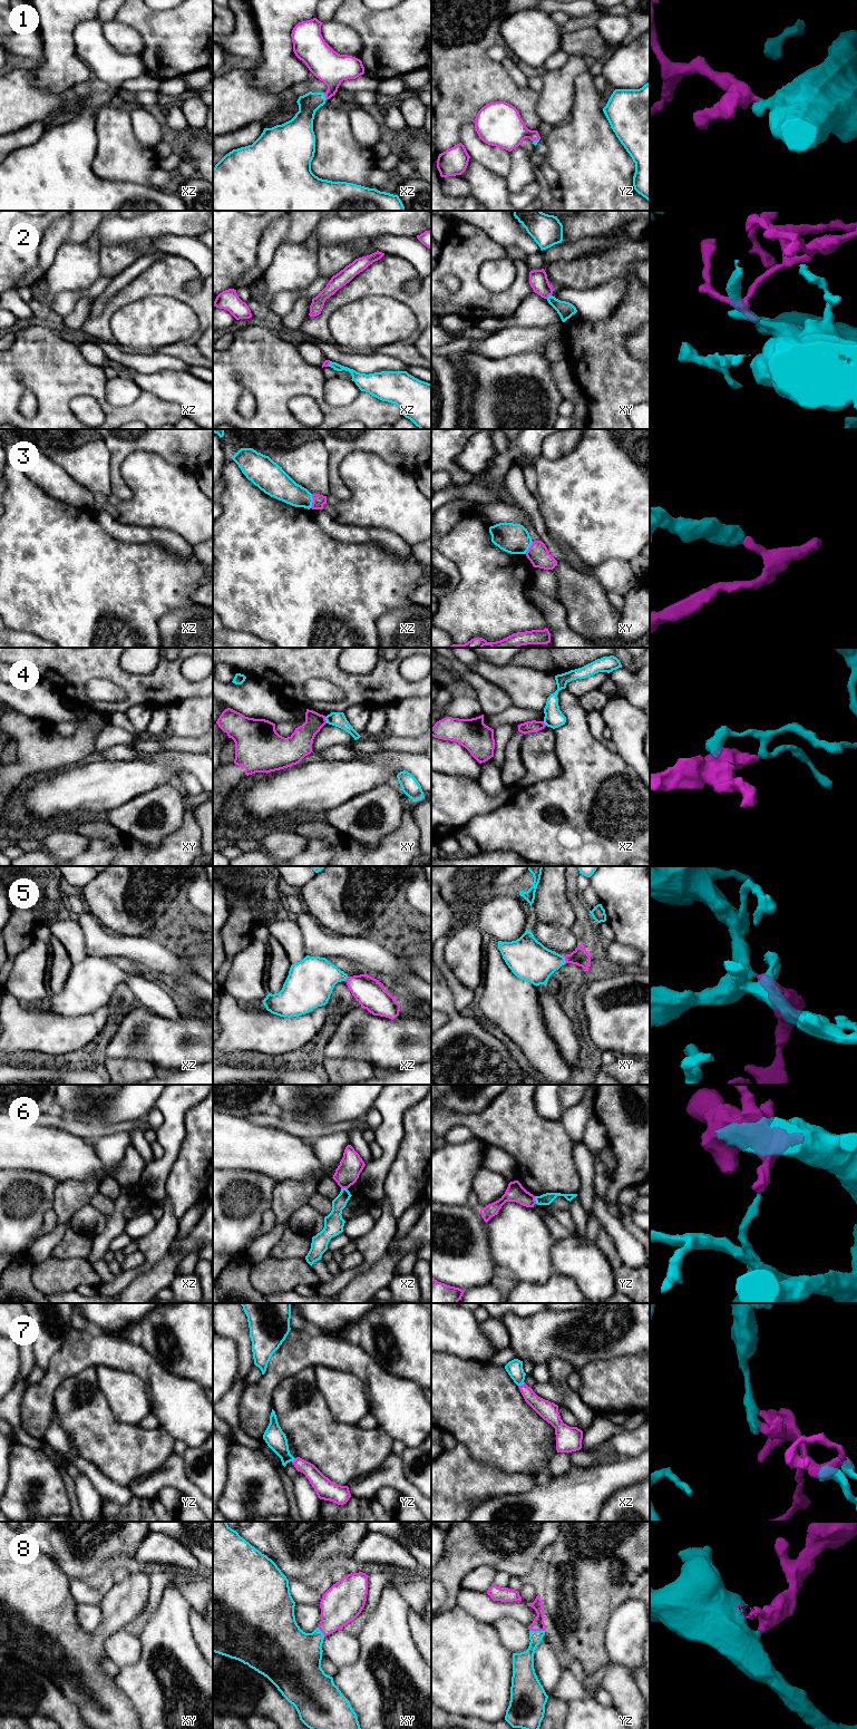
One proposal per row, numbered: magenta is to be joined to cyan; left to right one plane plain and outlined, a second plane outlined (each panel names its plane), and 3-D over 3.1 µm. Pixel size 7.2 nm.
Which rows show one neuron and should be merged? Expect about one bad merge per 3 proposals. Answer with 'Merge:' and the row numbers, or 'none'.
Merge: 1, 2, 5, 7, 8

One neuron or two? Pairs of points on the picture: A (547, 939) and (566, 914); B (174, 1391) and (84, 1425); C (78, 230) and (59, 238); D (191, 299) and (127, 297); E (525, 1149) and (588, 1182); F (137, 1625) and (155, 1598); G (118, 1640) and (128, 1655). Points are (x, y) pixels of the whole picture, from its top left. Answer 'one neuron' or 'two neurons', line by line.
A: two neurons
B: two neurons
C: two neurons
D: one neuron
E: two neurons
F: one neuron
G: one neuron

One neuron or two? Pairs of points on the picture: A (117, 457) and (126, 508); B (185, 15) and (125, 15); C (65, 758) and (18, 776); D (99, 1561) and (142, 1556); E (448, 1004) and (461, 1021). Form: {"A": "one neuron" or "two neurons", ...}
{"A": "two neurons", "B": "one neuron", "C": "one neuron", "D": "two neurons", "E": "one neuron"}

